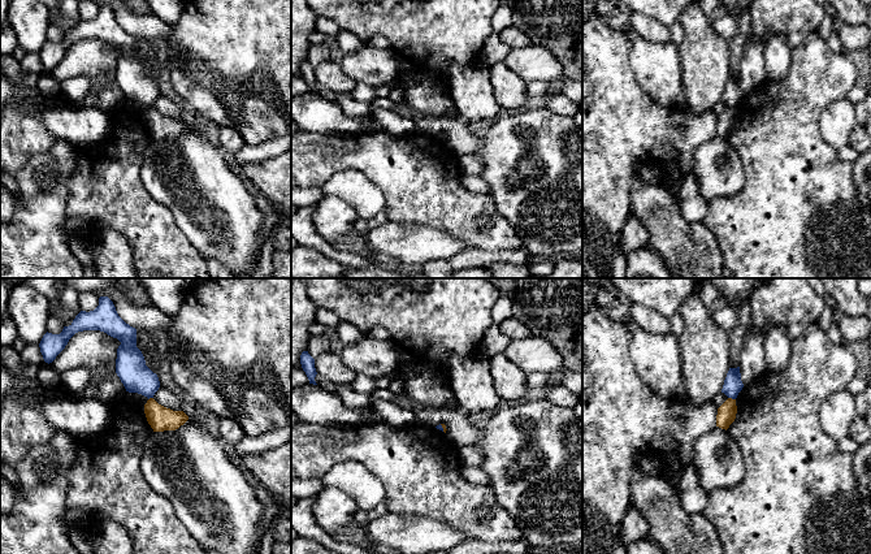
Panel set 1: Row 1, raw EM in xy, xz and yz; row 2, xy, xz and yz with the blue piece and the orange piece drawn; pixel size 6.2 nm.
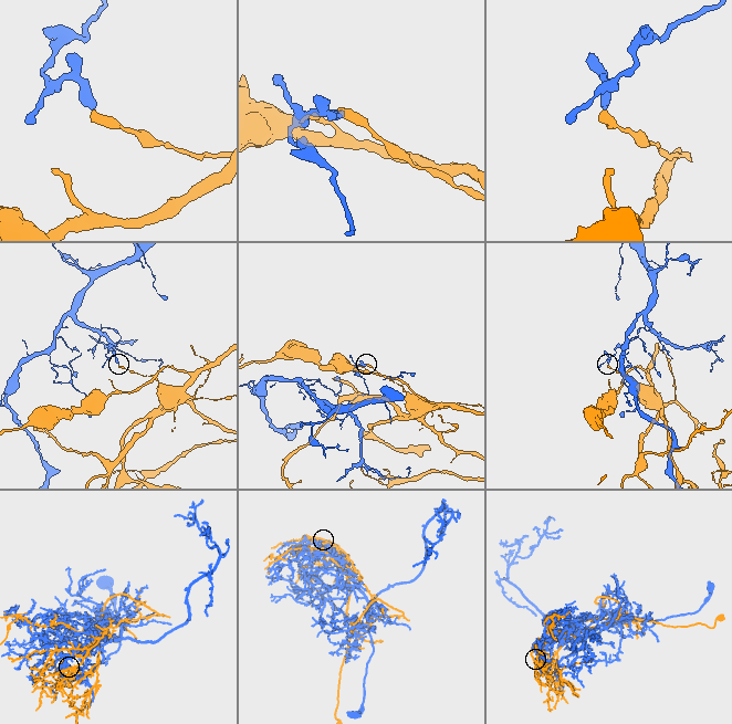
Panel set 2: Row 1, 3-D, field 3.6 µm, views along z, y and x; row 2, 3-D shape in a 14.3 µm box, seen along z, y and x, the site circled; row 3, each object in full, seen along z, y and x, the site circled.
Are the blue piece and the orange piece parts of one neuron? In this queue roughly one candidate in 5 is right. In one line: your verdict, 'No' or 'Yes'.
No

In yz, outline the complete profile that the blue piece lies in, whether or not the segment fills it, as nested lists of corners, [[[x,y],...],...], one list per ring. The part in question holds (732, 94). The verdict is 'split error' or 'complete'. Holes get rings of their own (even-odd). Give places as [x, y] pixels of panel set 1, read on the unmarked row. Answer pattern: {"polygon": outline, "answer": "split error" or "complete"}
{"polygon": [[[740,75],[729,77],[722,101],[724,101],[728,107],[736,108],[742,96],[744,92],[741,90]]], "answer": "complete"}

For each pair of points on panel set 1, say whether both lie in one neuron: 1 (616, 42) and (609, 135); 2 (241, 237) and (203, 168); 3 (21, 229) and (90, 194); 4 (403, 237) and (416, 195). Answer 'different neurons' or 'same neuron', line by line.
1: same neuron
2: same neuron
3: different neurons
4: different neurons

